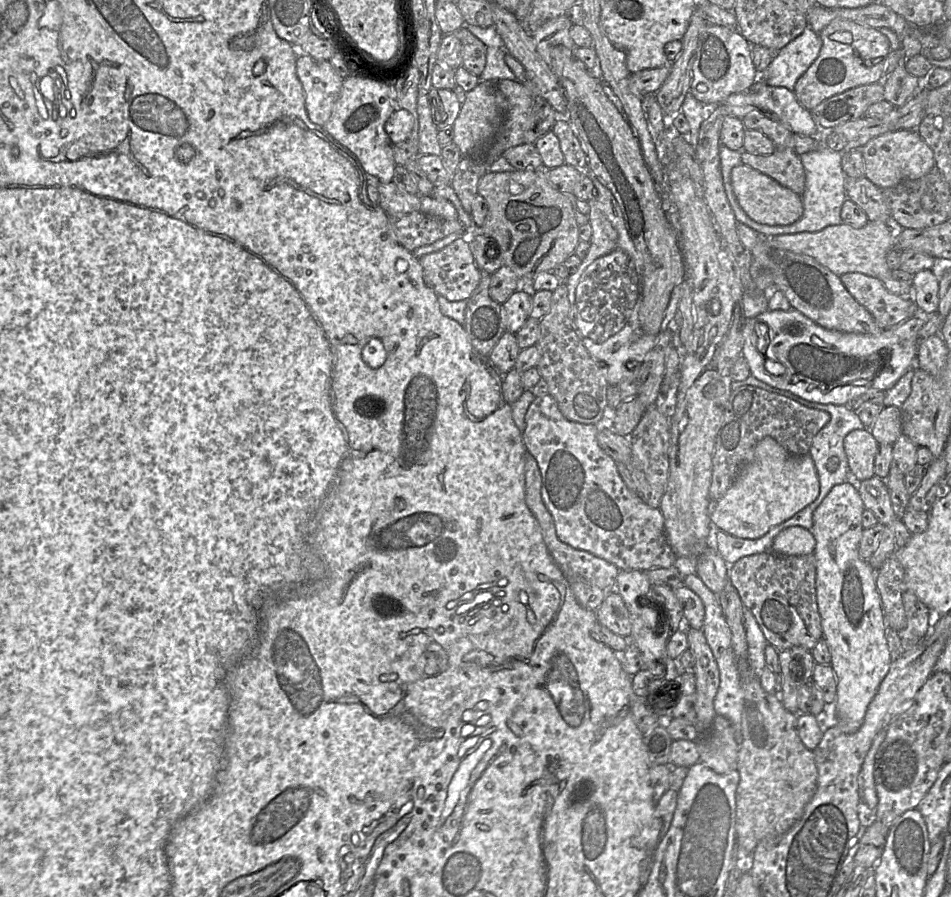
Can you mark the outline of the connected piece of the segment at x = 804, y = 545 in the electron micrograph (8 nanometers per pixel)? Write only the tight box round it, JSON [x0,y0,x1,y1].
[771,526,816,556]

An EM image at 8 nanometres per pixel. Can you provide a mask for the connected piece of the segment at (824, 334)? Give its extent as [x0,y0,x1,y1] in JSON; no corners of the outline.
[742,309,926,405]

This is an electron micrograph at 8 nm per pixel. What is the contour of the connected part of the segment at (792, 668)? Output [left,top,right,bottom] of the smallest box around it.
[776,646,816,714]

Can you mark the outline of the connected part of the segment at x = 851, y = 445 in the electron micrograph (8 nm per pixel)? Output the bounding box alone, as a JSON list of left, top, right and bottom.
[844,429,878,481]

